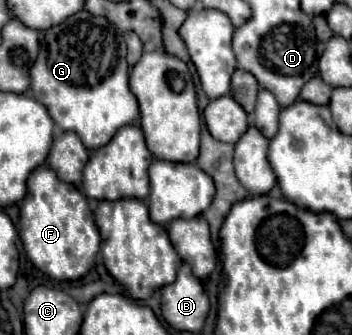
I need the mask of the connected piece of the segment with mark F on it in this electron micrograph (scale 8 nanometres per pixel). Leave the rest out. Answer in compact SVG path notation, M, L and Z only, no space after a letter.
M41 165L27 179L27 197L21 207L19 235L29 261L45 275L57 281L81 279L95 261L99 251L99 231L93 221L93 213L87 205L87 197L73 185L59 181L57 173Z

